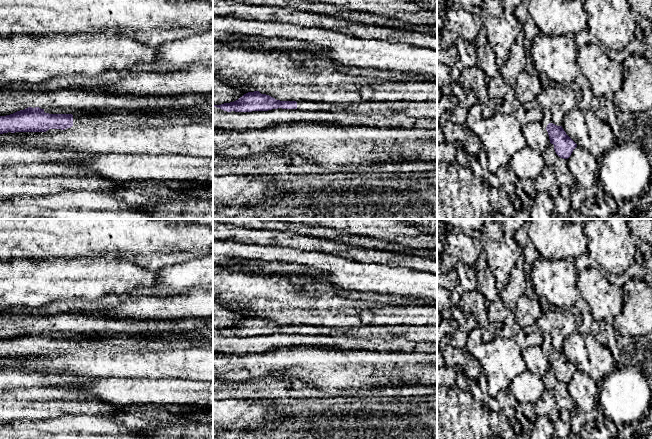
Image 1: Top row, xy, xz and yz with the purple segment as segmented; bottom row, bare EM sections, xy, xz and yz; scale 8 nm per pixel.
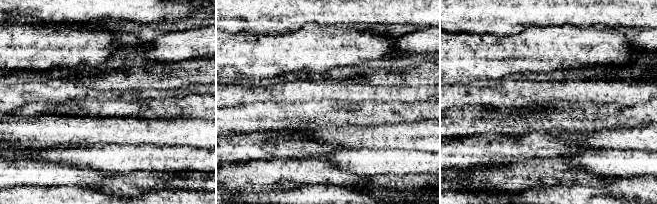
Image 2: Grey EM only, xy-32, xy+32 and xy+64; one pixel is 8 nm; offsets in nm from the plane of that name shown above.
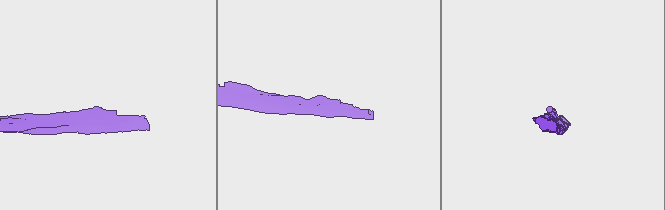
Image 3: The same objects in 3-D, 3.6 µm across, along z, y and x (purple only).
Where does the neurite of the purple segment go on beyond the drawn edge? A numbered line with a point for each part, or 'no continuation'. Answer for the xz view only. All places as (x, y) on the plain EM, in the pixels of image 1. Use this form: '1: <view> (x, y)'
1: xz (306, 329)

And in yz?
1: yz (547, 341)

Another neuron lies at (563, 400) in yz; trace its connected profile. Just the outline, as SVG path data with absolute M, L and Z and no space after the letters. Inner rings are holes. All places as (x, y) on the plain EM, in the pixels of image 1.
M546 373L542 380L546 389L554 395L558 409L566 409L571 415L577 413L576 404L572 401L567 390L567 383L560 382L554 373Z

